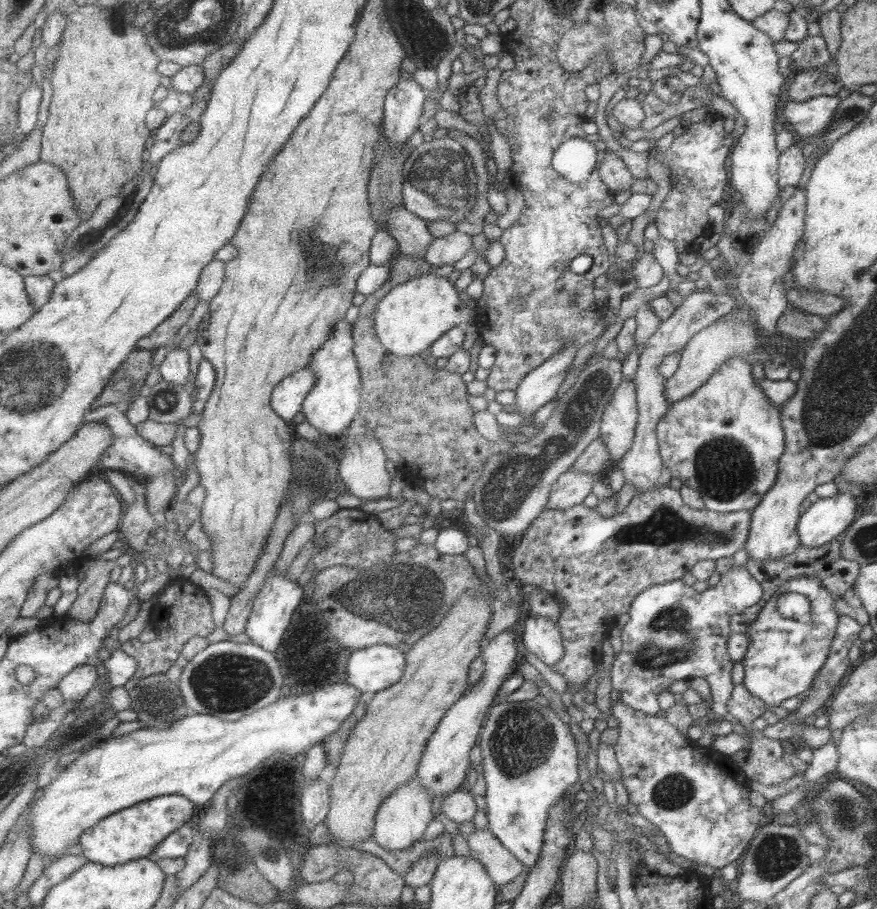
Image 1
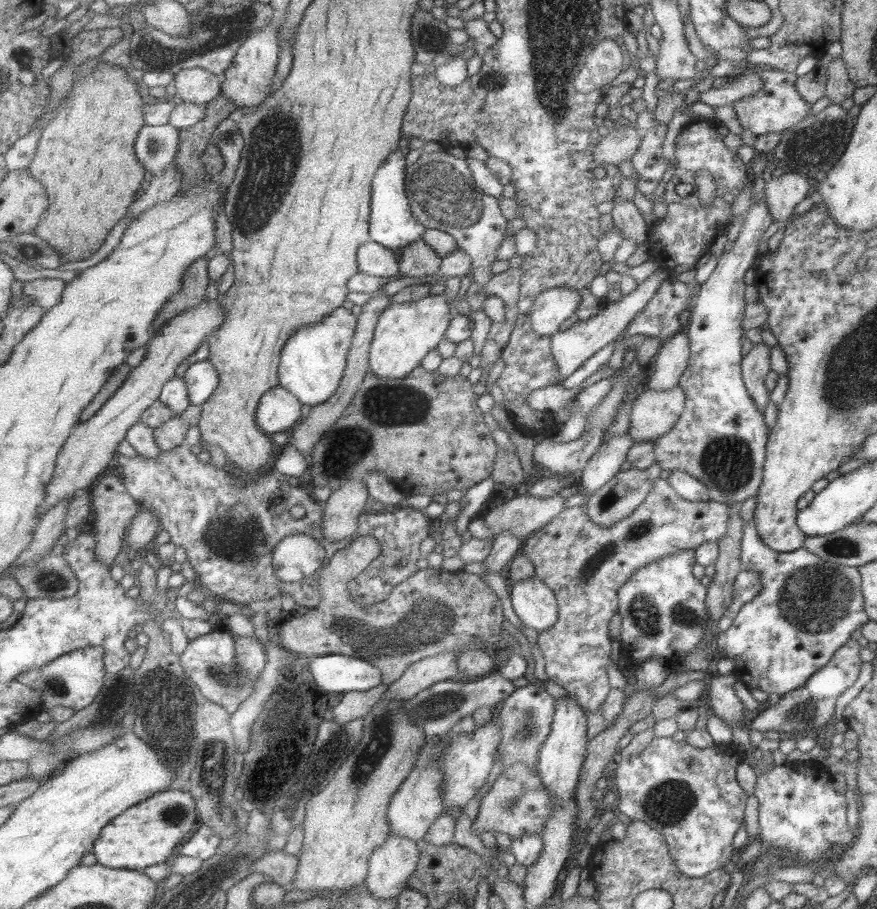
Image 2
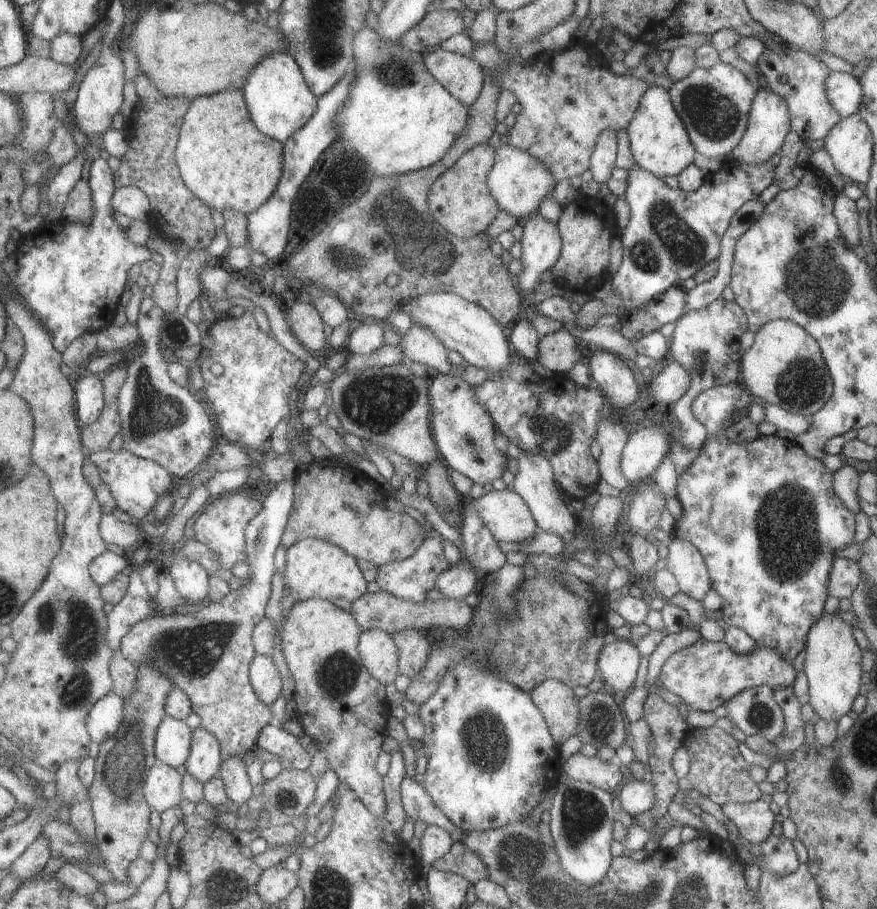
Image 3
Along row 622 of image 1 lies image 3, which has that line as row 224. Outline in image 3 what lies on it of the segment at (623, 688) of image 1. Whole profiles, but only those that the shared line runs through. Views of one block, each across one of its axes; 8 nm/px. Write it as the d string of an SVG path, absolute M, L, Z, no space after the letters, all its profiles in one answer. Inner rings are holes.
M733 160L725 163L719 170L706 177L694 191L684 191L679 187L670 188L659 177L639 165L626 170L626 187L622 197L627 203L628 220L621 230L622 261L618 271L611 279L612 288L623 302L622 317L643 306L650 298L662 293L668 286L680 286L682 280L692 277L704 264L716 259L719 243L733 213L747 201L758 198L759 193L774 182L775 165L770 161L757 164L743 164Z

